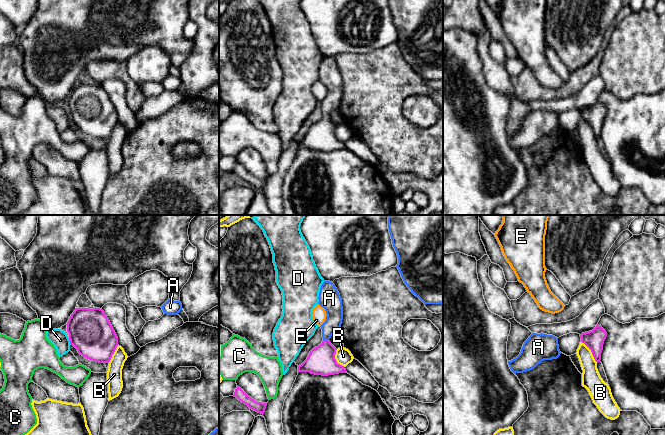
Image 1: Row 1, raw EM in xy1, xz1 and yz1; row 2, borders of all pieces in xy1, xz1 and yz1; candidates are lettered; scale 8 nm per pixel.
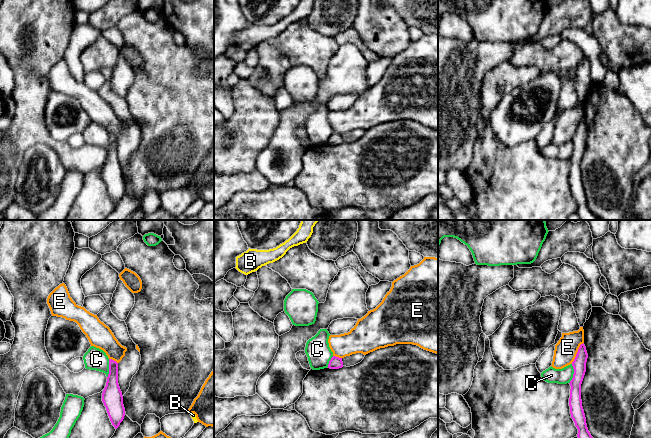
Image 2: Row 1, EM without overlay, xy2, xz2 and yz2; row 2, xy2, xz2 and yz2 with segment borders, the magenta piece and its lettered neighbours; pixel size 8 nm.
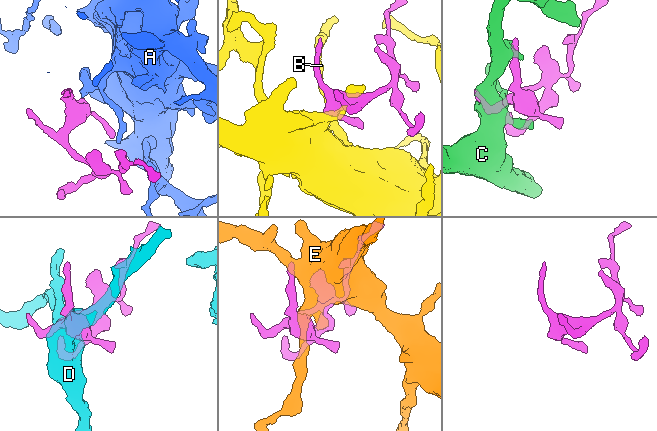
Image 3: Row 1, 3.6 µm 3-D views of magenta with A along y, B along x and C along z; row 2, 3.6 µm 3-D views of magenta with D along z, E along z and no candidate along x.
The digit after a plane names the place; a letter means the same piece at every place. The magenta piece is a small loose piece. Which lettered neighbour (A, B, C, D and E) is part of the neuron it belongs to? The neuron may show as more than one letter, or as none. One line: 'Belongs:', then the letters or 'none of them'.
Belongs: A

